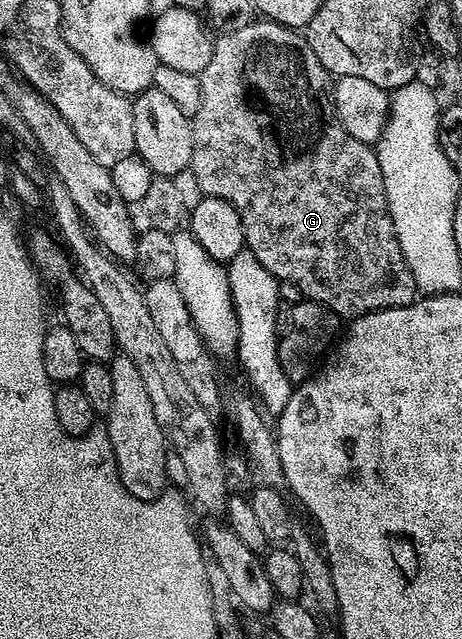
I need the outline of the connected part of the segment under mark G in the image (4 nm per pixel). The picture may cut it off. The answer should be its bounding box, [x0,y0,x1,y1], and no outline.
[189,18,417,318]

